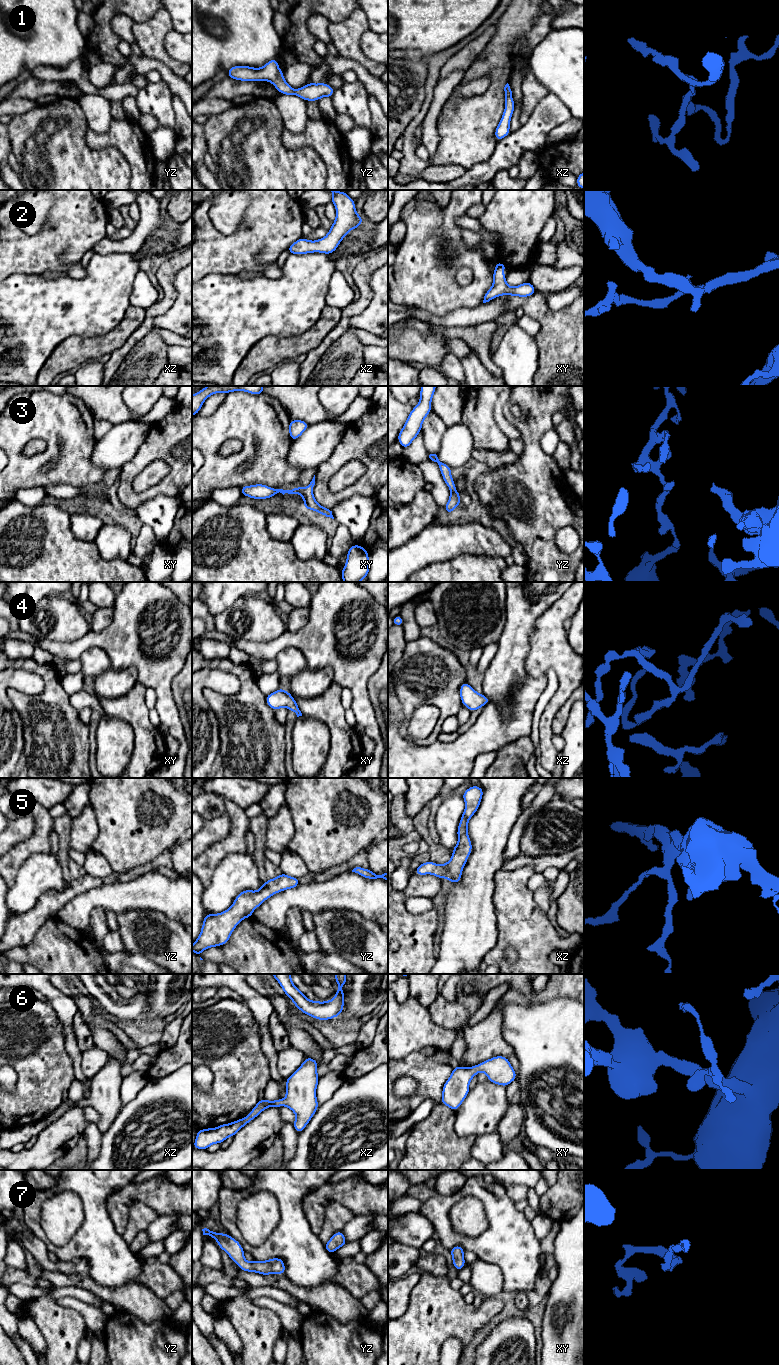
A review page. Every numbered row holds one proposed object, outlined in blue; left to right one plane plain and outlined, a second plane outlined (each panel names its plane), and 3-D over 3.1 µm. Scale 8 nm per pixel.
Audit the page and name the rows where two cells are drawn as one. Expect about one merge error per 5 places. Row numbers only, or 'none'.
none

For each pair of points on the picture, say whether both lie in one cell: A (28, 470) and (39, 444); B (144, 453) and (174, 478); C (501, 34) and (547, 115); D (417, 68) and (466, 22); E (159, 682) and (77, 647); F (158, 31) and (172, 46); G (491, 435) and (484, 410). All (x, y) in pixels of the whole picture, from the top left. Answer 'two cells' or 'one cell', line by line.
A: two cells
B: one cell
C: two cells
D: two cells
E: one cell
F: two cells
G: one cell

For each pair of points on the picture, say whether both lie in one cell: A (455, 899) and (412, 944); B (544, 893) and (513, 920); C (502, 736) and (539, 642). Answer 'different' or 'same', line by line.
A: different
B: different
C: different

